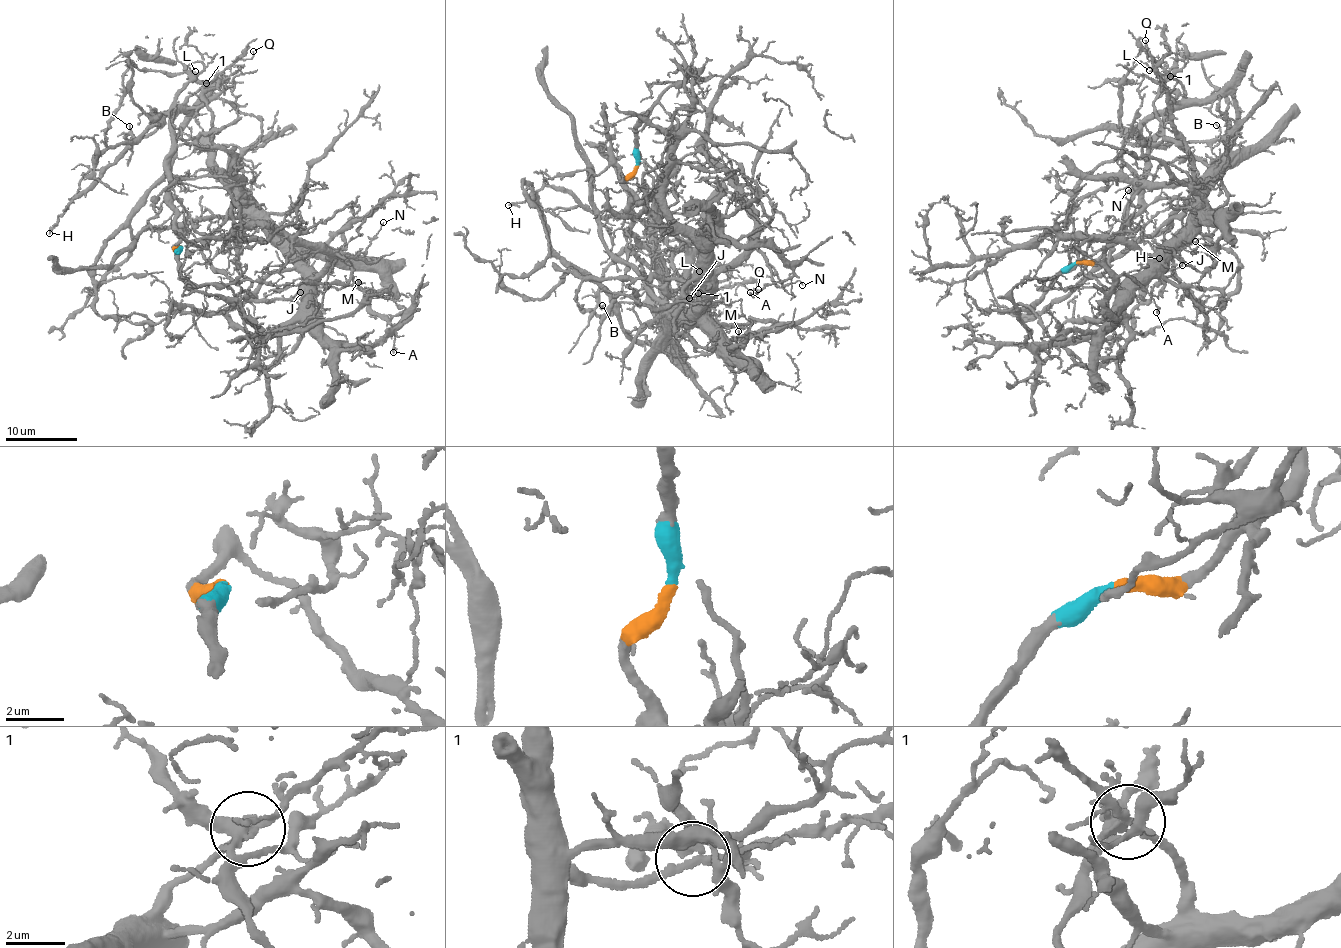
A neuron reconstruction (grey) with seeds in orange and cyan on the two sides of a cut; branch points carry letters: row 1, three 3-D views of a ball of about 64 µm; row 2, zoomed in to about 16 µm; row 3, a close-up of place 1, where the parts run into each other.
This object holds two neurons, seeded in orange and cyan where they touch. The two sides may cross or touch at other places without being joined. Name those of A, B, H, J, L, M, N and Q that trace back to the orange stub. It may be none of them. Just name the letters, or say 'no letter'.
B, H, L, Q

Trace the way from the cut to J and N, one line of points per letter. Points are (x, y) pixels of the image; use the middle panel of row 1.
J: (636, 164), (635, 132), (659, 104), (678, 125), (662, 155), (663, 202), (669, 218), (699, 250), (689, 298)
N: (636, 164), (635, 132), (659, 104), (678, 125), (663, 204), (707, 266), (757, 249), (802, 286)

